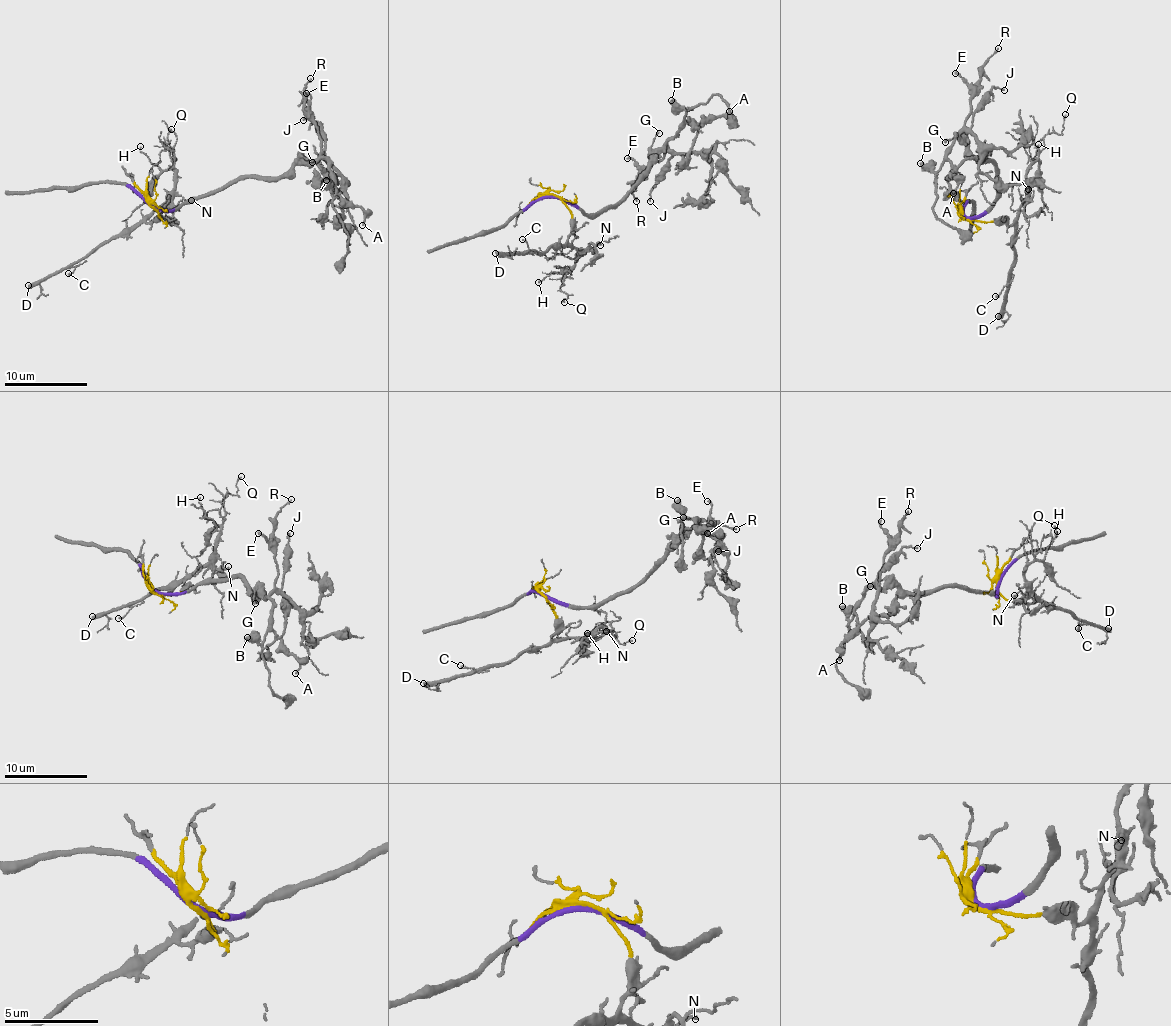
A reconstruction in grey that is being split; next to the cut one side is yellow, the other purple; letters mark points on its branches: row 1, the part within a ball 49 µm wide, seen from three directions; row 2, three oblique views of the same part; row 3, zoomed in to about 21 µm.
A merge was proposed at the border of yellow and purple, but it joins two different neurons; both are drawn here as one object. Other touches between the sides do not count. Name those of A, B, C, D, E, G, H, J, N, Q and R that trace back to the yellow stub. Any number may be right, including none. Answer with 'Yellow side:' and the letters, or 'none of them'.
Yellow side: C, D, H, N, Q

